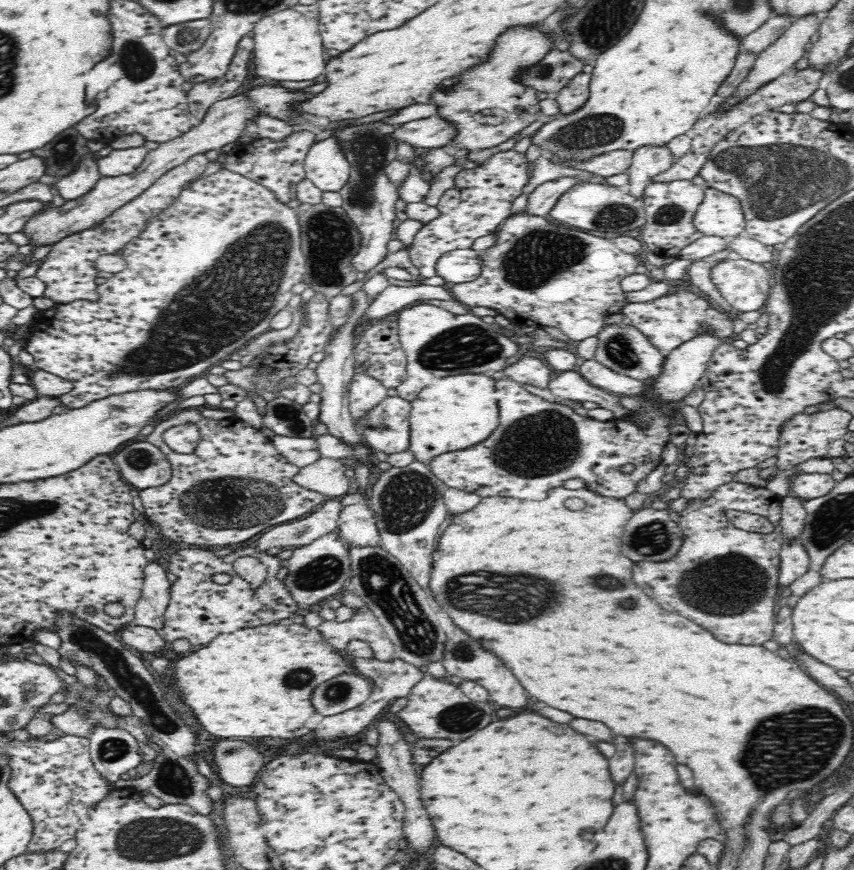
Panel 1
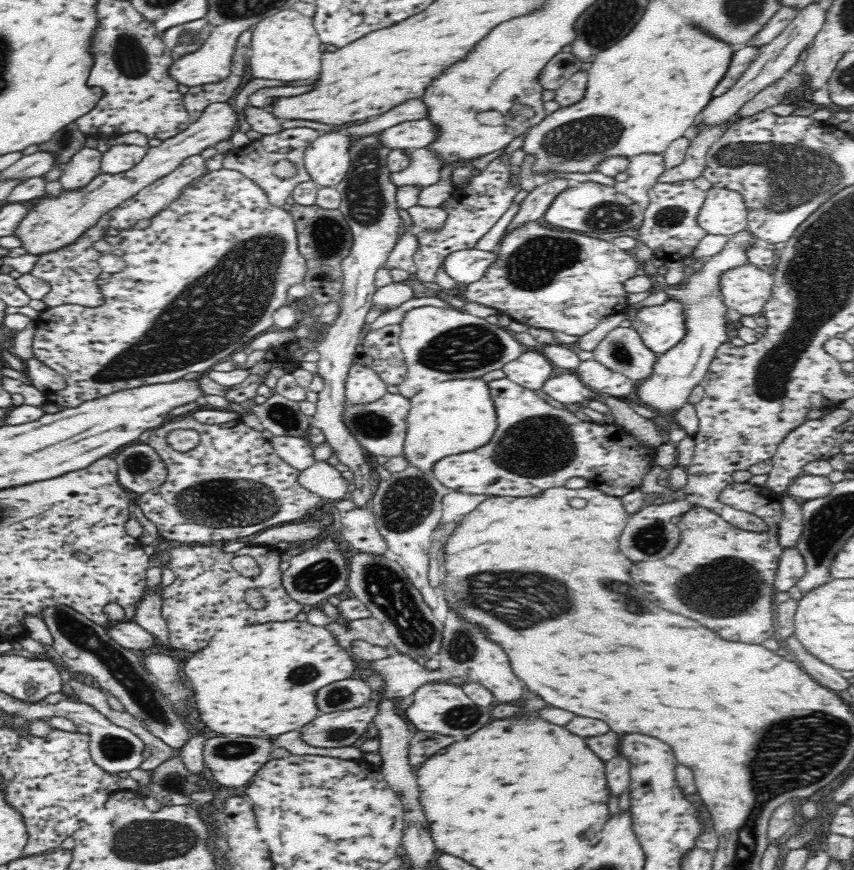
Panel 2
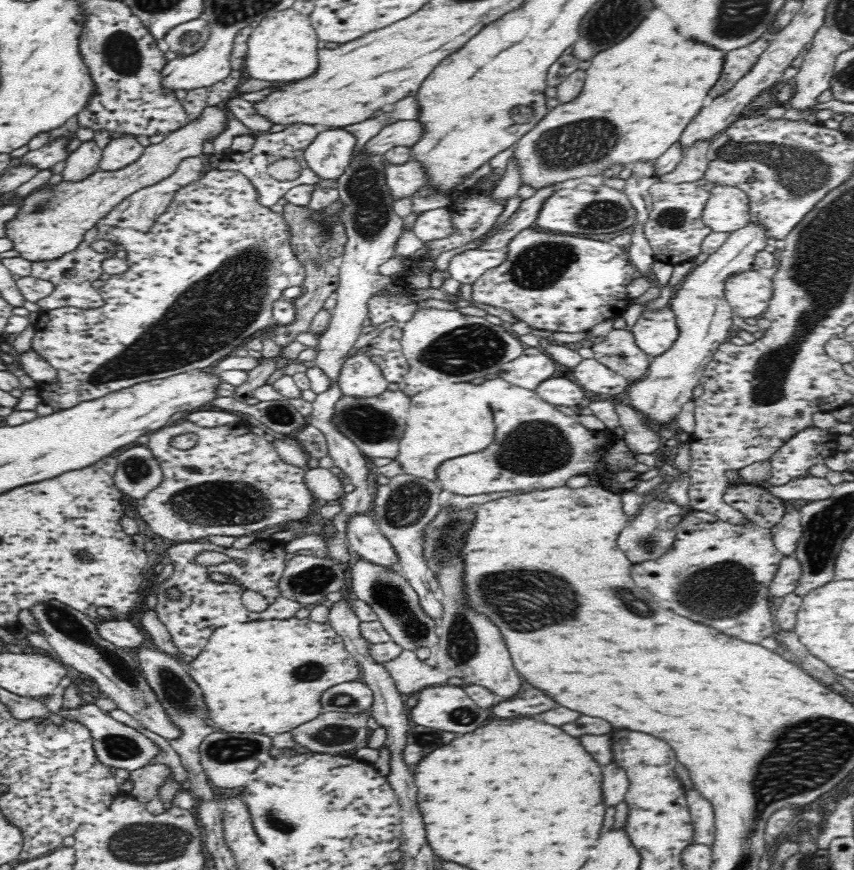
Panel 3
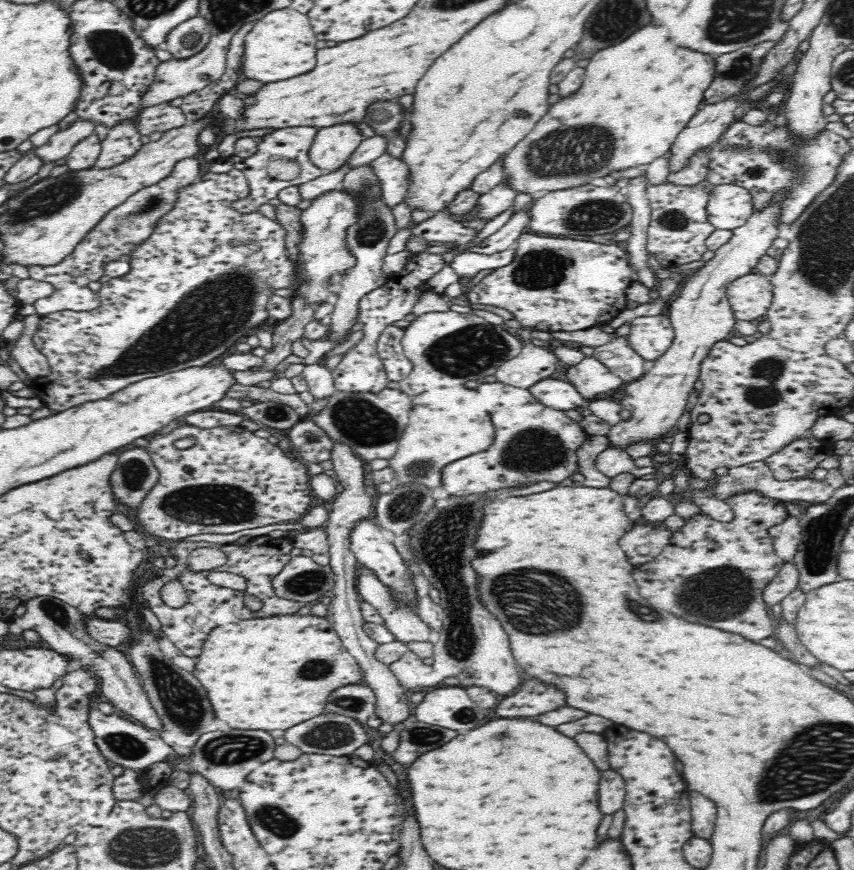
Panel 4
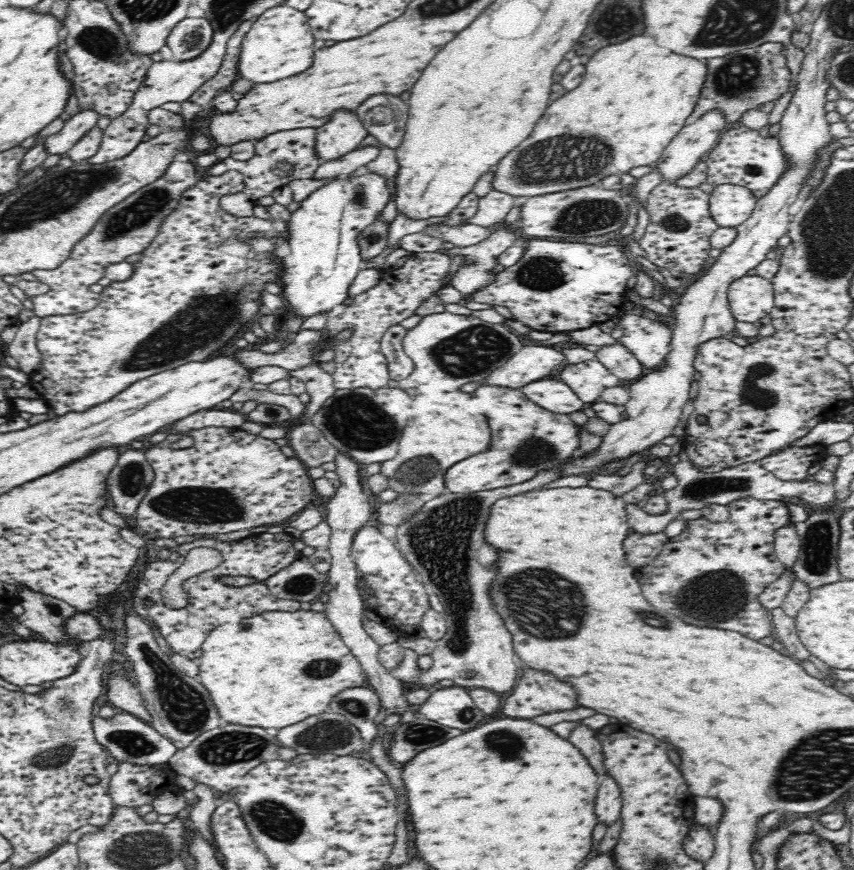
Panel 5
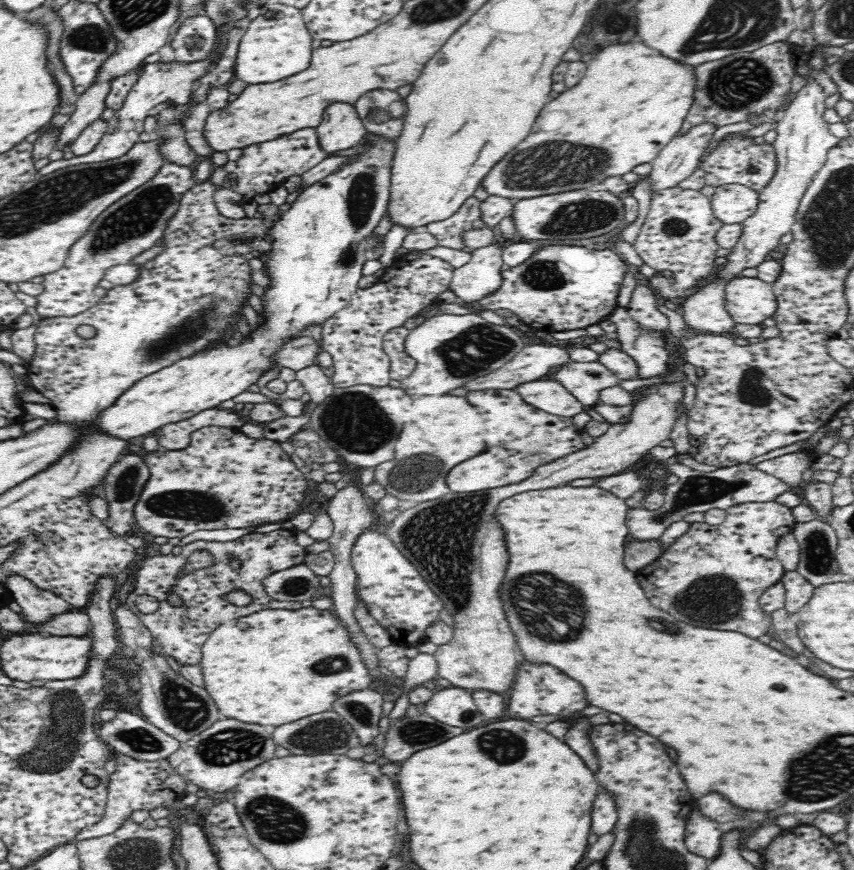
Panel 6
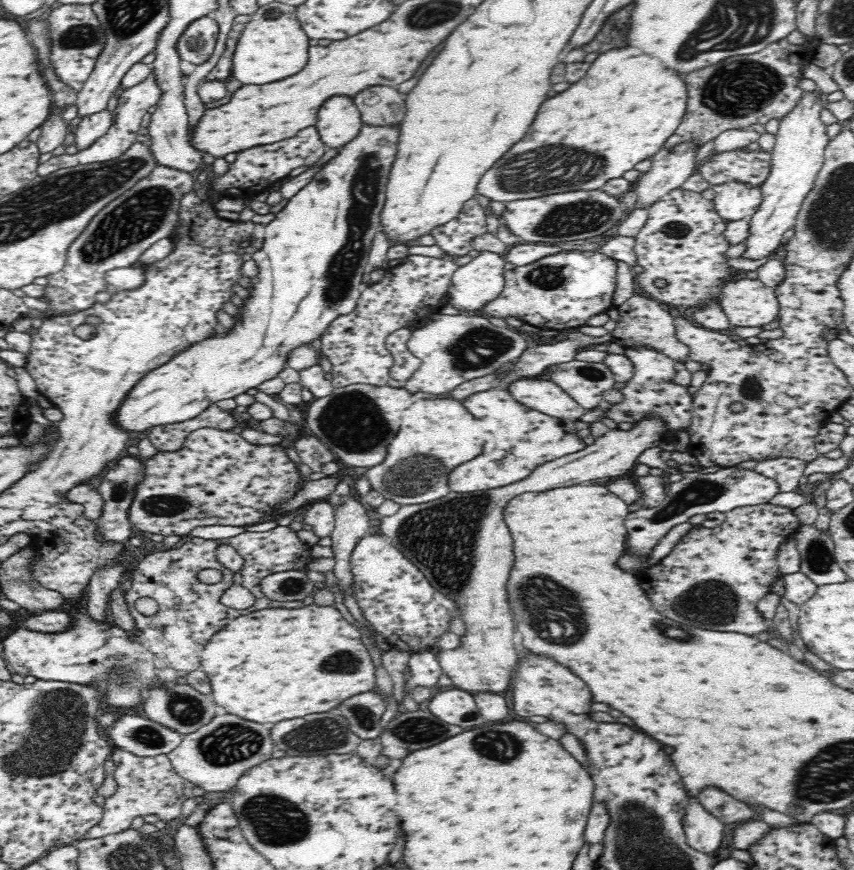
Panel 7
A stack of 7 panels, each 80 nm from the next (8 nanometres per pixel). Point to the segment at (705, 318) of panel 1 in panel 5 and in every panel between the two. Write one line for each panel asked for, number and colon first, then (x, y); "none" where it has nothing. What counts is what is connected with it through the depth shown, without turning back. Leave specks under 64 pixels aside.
2: (662, 326)
3: (655, 331)
4: (650, 336)
5: (649, 340)

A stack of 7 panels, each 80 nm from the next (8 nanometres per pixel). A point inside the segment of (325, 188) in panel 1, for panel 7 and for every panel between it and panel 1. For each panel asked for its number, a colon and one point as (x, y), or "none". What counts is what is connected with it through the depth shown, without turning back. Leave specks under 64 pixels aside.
2: (327, 161)
3: (328, 156)
4: (333, 146)
5: (343, 134)
6: (341, 128)
7: (339, 121)

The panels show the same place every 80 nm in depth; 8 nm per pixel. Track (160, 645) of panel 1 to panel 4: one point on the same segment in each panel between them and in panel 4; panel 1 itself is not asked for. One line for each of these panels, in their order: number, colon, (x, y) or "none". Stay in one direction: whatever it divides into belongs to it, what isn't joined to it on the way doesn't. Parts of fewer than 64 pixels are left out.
2: (131, 635)
3: (123, 633)
4: (113, 633)

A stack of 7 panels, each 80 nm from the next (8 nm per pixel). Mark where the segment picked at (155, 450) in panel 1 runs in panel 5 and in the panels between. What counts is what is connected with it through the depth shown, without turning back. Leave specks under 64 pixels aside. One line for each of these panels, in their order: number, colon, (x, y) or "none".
2: (140, 468)
3: (138, 471)
4: (135, 474)
5: (127, 483)

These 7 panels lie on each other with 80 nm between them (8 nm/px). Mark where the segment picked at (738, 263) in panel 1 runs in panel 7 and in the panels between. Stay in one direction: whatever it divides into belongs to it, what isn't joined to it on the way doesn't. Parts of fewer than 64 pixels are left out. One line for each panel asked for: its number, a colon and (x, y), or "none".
2: (746, 288)
3: (749, 292)
4: (750, 296)
5: (751, 297)
6: (749, 300)
7: (747, 302)

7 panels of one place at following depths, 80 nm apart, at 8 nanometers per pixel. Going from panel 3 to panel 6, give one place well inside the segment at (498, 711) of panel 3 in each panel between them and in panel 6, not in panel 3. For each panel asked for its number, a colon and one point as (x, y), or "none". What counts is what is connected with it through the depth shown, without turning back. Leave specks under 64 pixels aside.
4: (533, 698)
5: (536, 693)
6: (538, 689)

